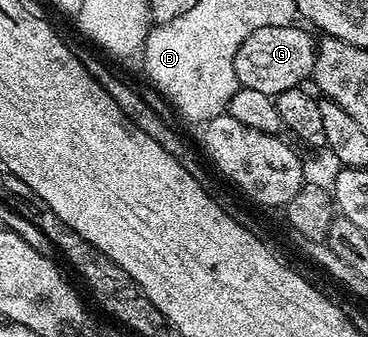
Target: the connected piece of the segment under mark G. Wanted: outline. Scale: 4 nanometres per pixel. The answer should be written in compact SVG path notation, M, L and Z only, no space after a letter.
M297 25L254 29L242 41L236 54L234 69L241 87L258 89L258 93L275 96L286 89L301 86L311 76L316 60L316 43Z

